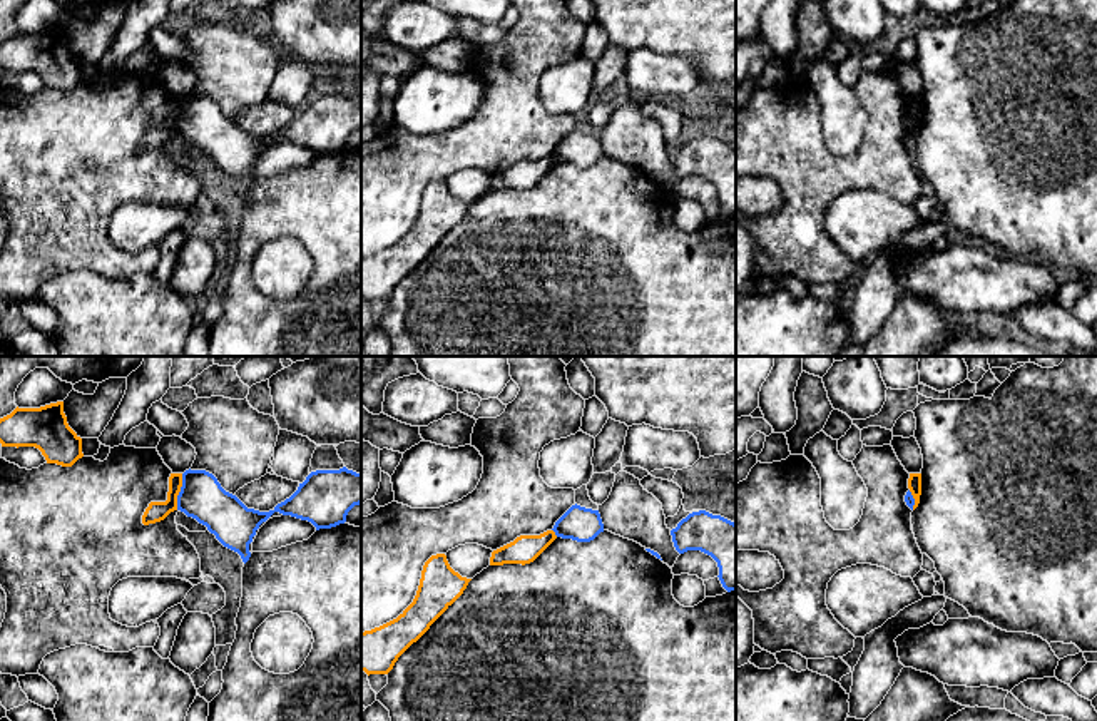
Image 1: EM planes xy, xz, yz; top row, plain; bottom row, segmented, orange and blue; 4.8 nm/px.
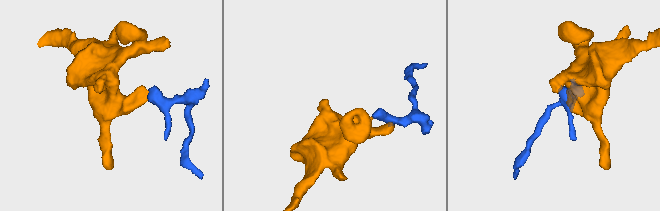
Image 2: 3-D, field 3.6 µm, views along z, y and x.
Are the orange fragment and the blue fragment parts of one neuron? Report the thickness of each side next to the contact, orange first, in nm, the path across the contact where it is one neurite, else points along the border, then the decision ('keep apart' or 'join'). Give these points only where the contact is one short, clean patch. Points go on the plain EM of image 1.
100 nm thick on the orange side, 220 nm on the other; border along xy (183, 99), (176, 134); keep apart

